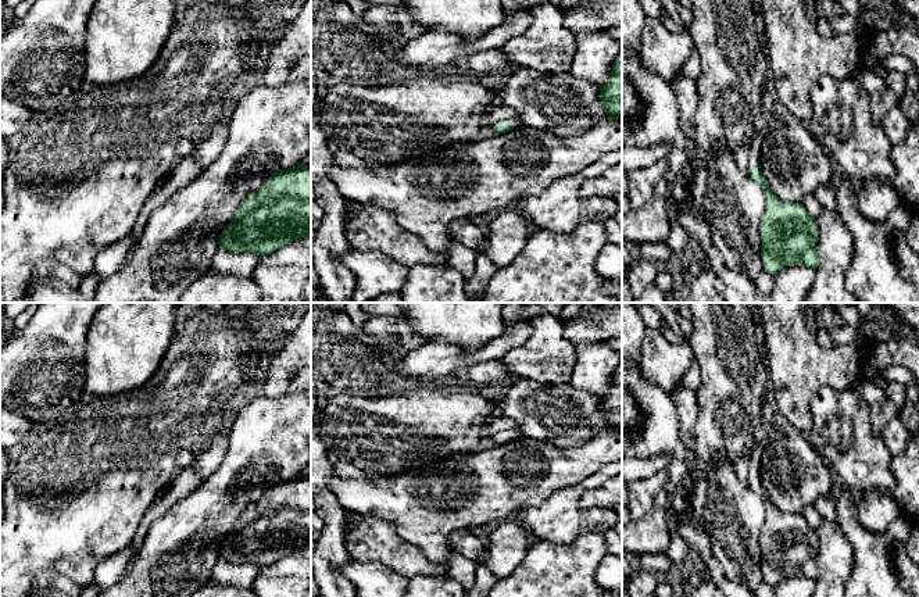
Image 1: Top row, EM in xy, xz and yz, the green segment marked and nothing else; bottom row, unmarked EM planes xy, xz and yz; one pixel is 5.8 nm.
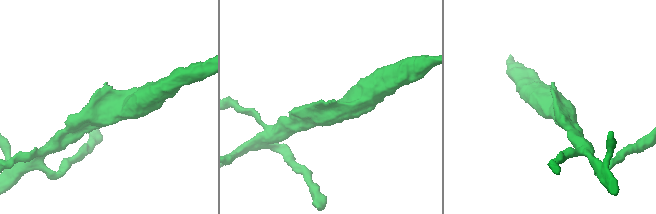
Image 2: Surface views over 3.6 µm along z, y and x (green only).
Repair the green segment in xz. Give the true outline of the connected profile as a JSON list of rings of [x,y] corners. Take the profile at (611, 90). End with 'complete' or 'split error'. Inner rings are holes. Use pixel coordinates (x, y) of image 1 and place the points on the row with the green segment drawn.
[[[622,49],[612,64],[611,75],[598,86],[601,90],[600,100],[602,101],[608,114],[607,119],[618,119],[618,117],[622,114]]]; complete

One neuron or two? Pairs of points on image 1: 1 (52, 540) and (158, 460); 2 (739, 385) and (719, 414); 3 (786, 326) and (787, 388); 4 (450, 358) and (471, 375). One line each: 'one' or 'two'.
1: one
2: one
3: one
4: two

